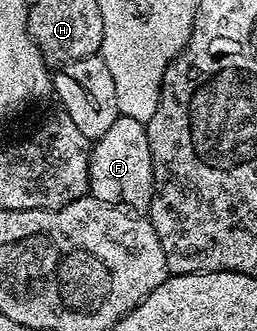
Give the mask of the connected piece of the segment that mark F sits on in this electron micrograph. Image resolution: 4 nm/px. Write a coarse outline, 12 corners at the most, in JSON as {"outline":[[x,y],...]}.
{"outline":[[146,124],[92,143],[90,195],[135,214],[155,179]]}

